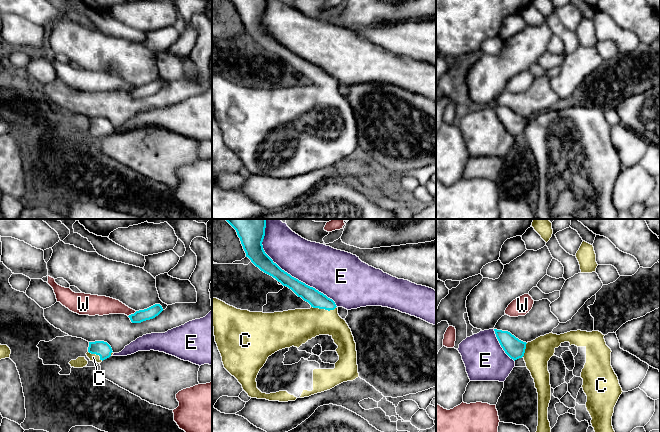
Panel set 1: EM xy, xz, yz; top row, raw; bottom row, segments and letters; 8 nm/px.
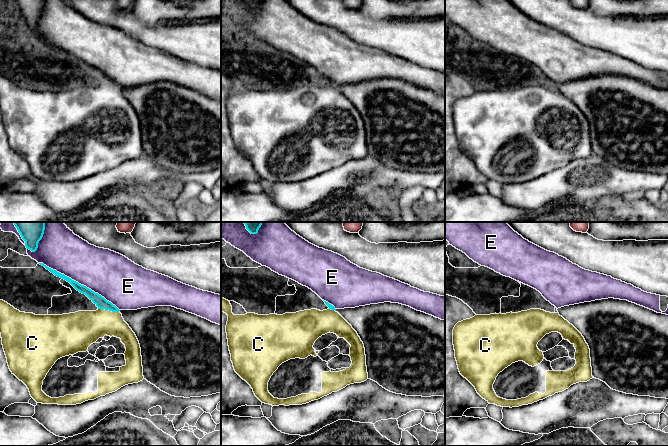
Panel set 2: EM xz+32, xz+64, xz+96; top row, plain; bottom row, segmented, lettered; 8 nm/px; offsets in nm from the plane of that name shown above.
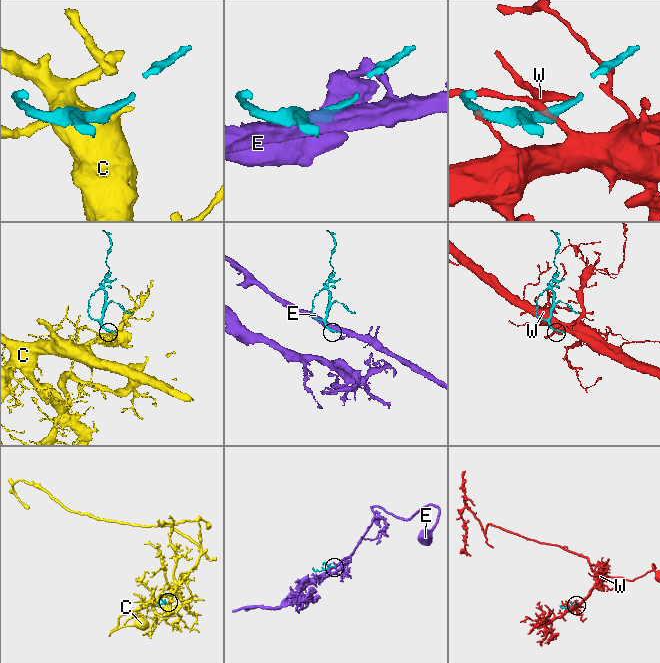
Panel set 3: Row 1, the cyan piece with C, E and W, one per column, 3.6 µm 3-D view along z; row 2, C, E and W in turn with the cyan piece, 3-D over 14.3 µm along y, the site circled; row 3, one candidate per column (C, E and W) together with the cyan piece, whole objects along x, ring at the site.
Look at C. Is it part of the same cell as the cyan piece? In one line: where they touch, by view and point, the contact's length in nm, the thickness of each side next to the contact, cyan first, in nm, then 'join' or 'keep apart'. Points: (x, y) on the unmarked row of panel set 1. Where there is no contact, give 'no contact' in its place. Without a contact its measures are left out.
meets cyan in xz at (324, 84); contact 200 nm long; 140 nm thick on the cyan side, 280 nm on the other; join

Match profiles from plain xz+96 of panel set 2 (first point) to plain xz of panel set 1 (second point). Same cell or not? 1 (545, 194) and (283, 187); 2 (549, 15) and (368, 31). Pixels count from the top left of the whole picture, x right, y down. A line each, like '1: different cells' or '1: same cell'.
1: same cell
2: same cell

